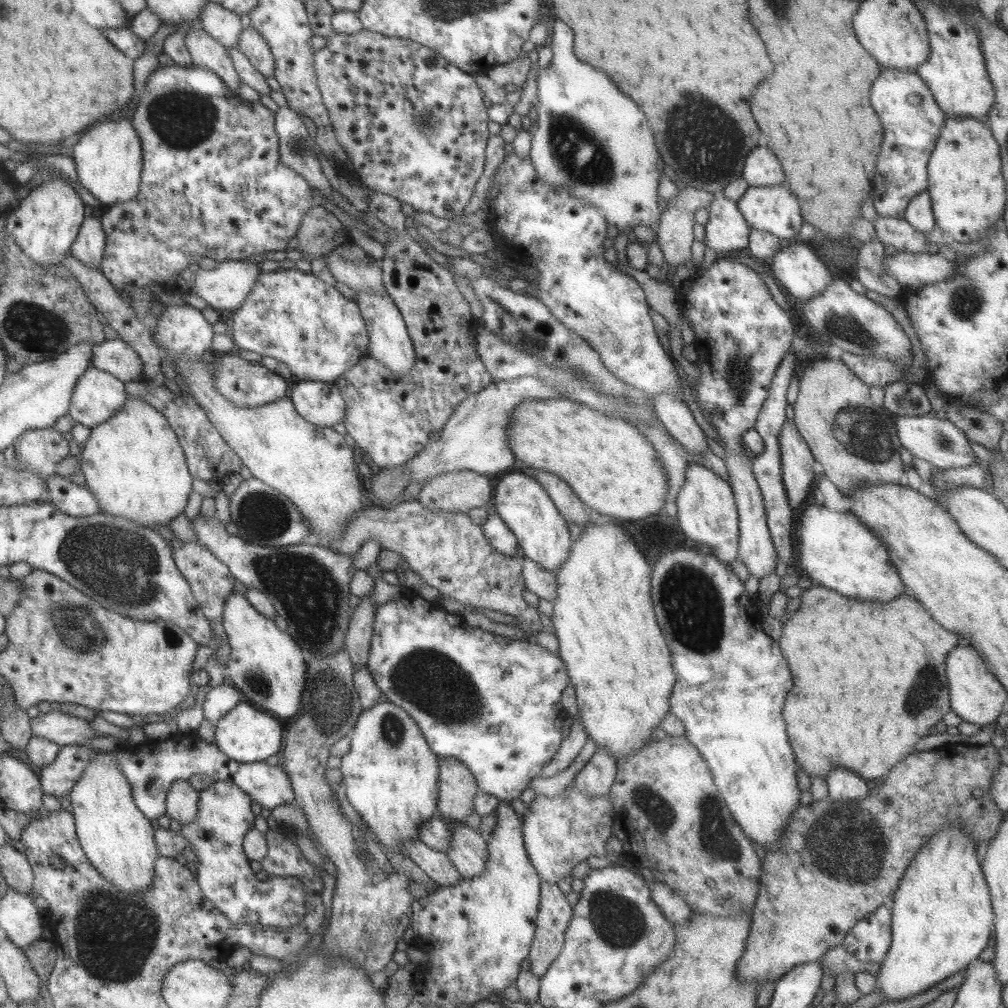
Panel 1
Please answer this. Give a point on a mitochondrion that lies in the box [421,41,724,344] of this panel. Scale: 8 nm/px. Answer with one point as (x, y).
(573, 150)

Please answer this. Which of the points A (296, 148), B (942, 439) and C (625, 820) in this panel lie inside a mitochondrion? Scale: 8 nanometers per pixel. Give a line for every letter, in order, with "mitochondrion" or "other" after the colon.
A: mitochondrion
B: mitochondrion
C: mitochondrion

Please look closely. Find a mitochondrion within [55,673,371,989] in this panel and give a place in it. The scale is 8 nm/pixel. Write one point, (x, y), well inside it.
(114, 935)

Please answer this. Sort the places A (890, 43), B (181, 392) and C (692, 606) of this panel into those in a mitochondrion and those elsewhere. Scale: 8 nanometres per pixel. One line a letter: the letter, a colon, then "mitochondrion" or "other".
A: other
B: other
C: mitochondrion

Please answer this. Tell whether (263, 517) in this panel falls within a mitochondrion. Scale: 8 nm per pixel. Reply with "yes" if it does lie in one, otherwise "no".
yes

